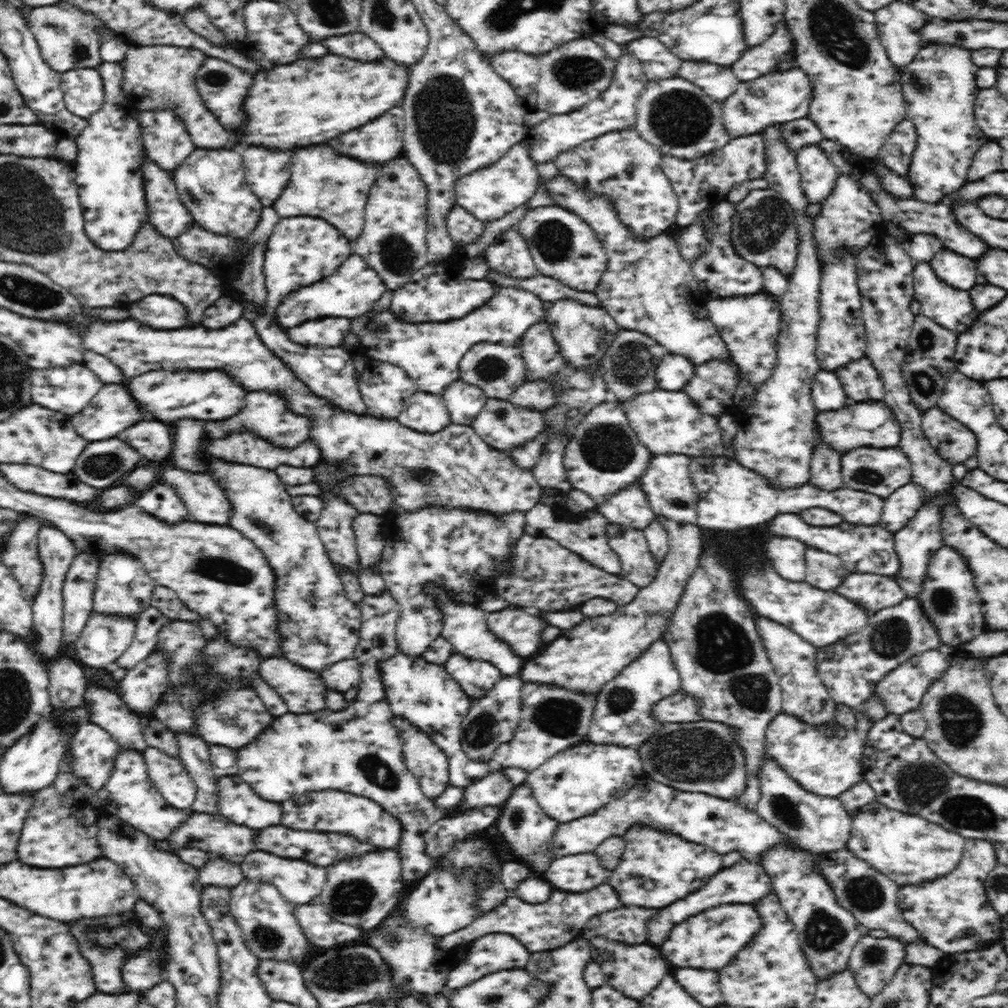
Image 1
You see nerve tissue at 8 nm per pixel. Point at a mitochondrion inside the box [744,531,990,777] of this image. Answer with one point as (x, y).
(961, 720)

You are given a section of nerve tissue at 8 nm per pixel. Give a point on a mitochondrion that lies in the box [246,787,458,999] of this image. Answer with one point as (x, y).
(354, 972)

